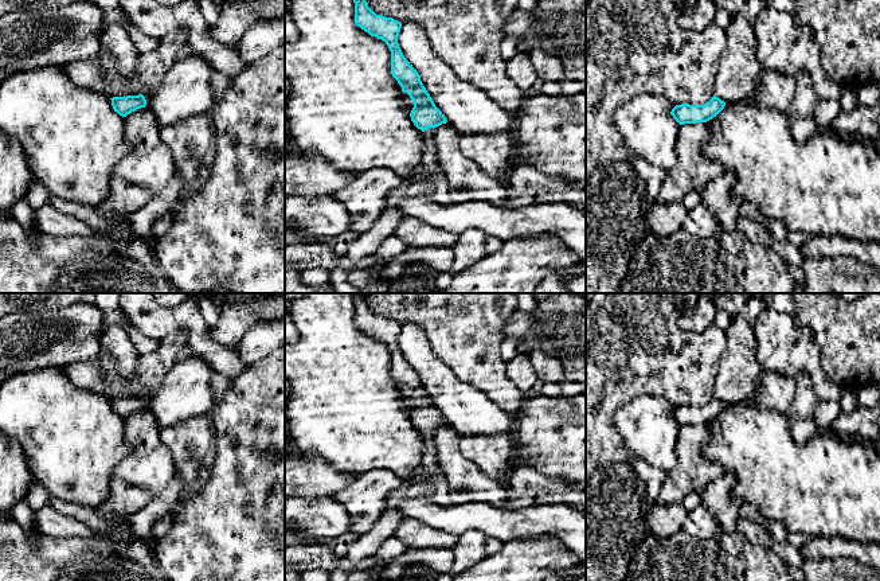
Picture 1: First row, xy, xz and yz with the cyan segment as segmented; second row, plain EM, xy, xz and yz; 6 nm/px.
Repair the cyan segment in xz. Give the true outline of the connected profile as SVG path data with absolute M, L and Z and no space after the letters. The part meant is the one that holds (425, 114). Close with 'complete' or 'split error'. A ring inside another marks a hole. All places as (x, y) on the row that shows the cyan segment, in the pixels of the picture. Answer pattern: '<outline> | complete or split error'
M353 0L355 23L371 36L382 39L391 51L391 74L398 81L403 93L412 100L414 108L410 113L414 125L423 132L426 151L422 157L422 171L416 179L403 180L402 184L391 190L386 199L386 208L373 226L360 234L348 245L347 257L349 260L363 260L376 253L382 242L395 234L396 227L404 219L398 211L398 206L410 198L422 198L430 203L442 206L451 204L449 184L441 172L437 160L434 129L447 120L435 106L421 81L418 71L404 58L398 36L402 23L376 15L365 0Z | split error

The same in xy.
M142 94L126 95L126 97L113 97L110 100L112 100L112 106L114 112L117 112L122 117L126 117L132 112L146 106L146 100Z | complete

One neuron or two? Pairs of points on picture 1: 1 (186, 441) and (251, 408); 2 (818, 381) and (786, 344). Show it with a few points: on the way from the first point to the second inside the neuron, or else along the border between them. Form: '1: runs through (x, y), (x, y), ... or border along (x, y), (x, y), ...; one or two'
1: border along (207, 414), (211, 422), (214, 444); two
2: runs through (814, 371), (796, 353); one

